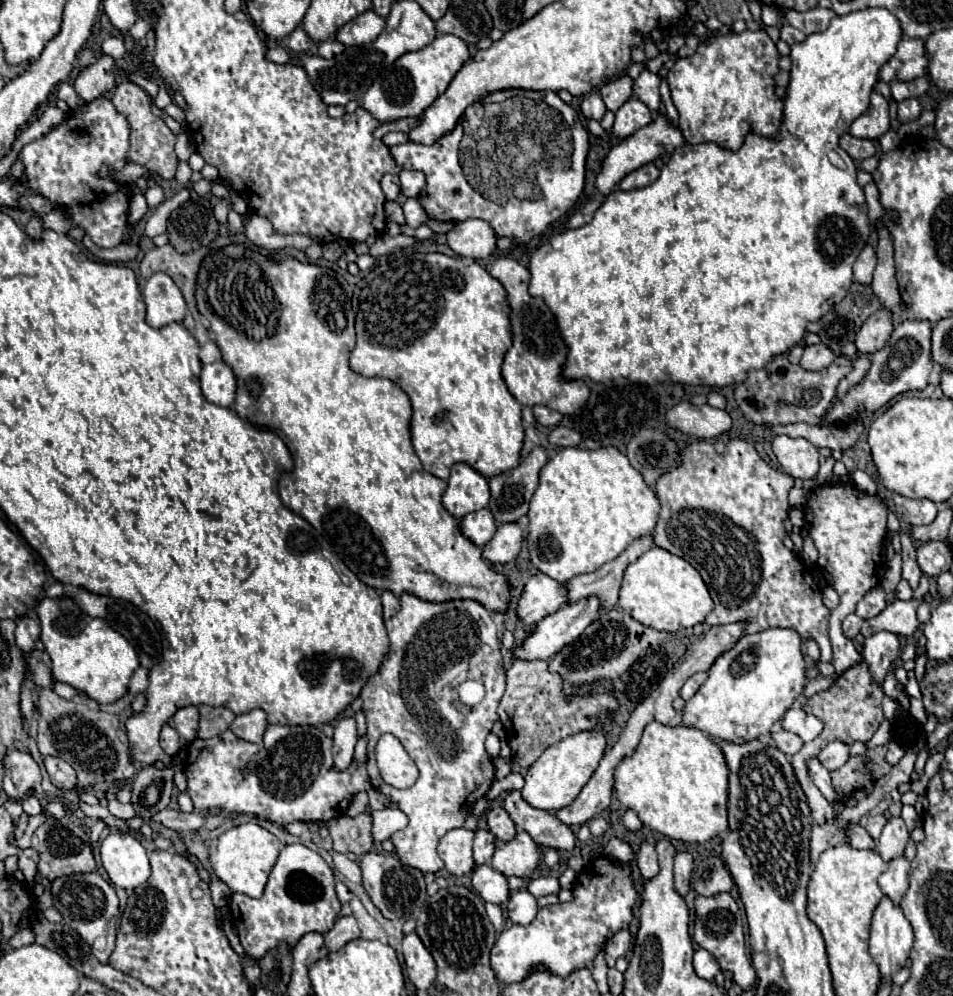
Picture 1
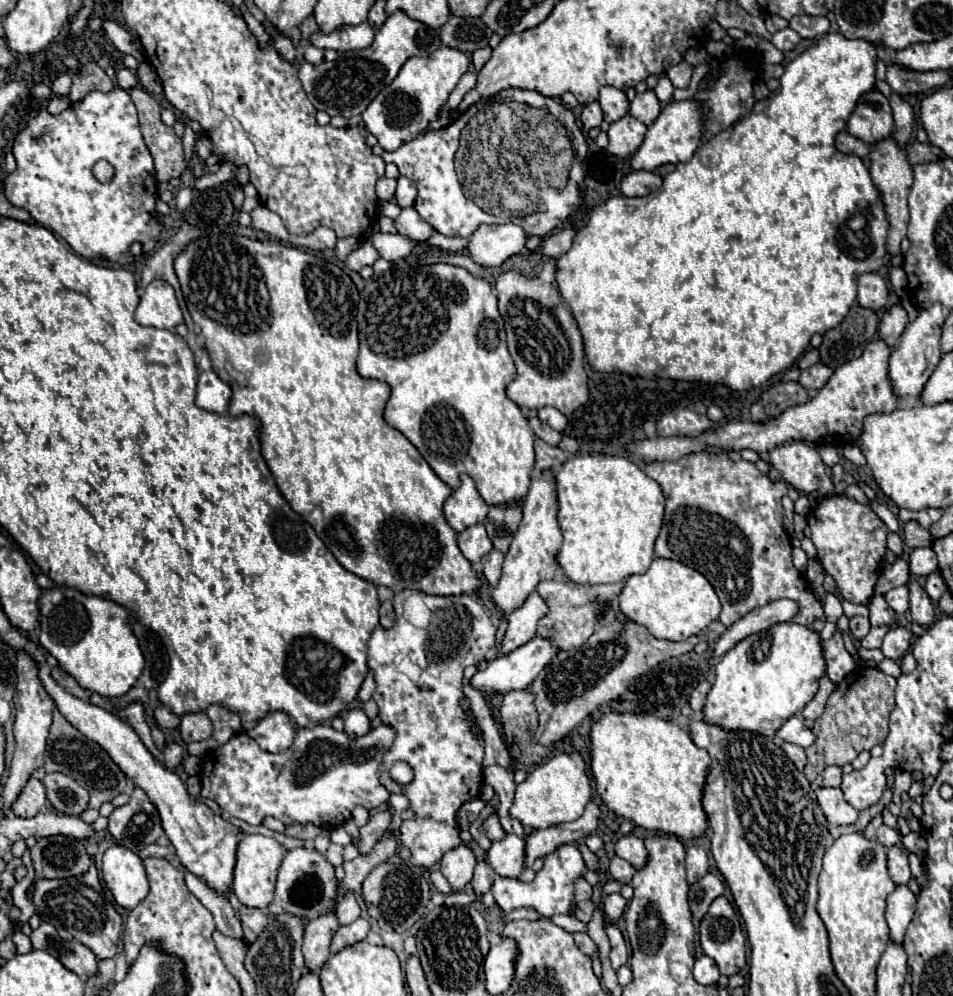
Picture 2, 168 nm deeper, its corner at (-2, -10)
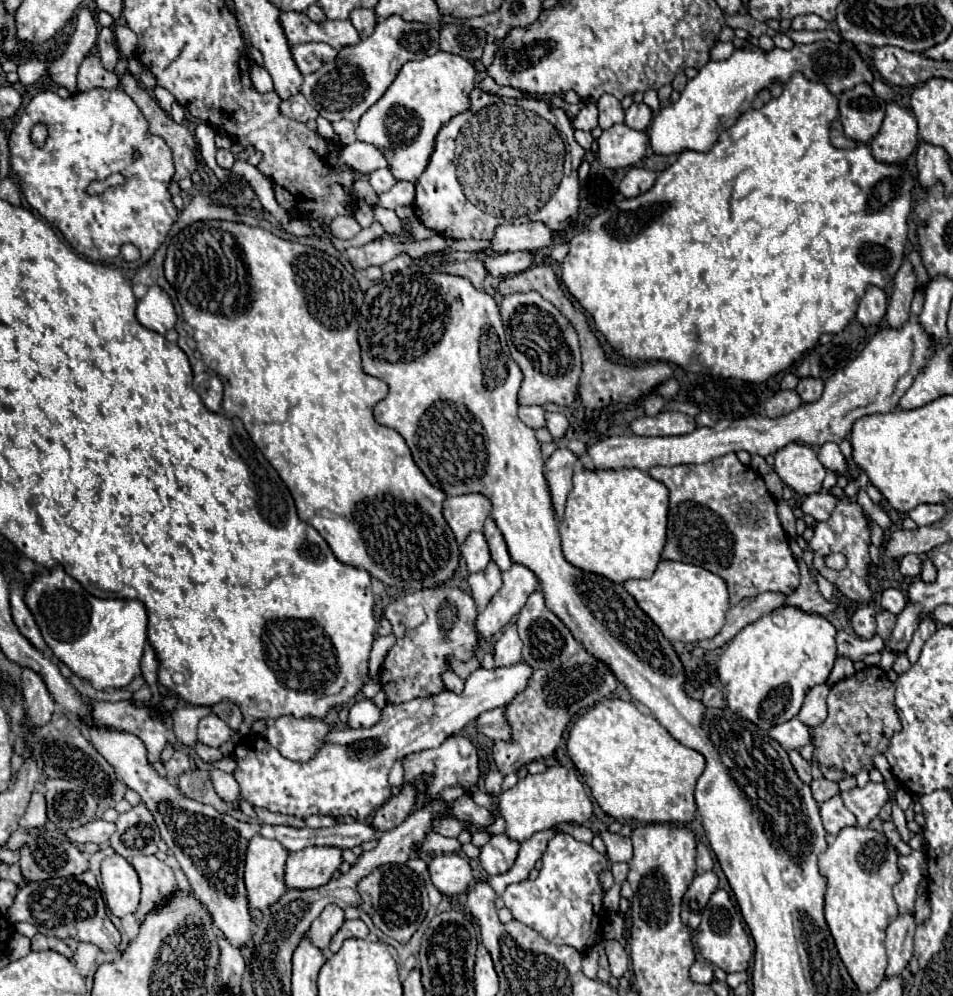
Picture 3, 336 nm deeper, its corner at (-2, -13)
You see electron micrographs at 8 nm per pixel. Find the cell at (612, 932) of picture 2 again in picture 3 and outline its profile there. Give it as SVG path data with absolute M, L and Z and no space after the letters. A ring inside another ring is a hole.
M607 940L605 942L605 954L607 954L607 960L609 960L611 974L615 978L621 978L623 972L627 970L627 966L629 966L629 956L627 956L625 948L617 940Z

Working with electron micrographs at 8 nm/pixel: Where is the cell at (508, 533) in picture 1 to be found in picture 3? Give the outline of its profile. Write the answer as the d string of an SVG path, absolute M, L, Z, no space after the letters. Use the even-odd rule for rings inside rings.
M489 562L489 566L483 572L471 574L467 582L471 588L471 596L477 604L477 610L481 612L489 604L493 594L501 588L501 570L495 566L495 562Z

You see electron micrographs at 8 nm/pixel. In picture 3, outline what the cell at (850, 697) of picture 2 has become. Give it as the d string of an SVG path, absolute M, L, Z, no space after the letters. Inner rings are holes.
M867 666L855 672L851 678L843 678L843 682L831 686L827 696L827 720L815 728L809 728L811 742L815 746L813 758L819 762L819 770L827 780L841 782L857 776L863 768L867 772L875 768L873 756L883 754L891 736L901 730L893 696L895 684L879 666Z

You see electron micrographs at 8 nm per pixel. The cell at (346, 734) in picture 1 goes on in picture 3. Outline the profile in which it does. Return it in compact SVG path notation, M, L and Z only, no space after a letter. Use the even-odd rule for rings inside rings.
M369 698L359 700L349 708L349 722L347 724L351 728L371 728L379 720L381 720L381 710Z

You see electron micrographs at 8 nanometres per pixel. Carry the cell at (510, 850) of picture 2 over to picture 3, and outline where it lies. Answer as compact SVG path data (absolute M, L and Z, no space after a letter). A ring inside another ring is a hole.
M505 834L491 836L489 842L481 848L481 866L487 870L487 874L503 874L513 866L517 850L519 842L509 840Z

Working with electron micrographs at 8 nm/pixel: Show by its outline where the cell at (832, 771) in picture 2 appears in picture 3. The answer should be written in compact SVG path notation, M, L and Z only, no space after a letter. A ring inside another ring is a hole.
M825 778L813 780L813 782L811 782L811 790L813 790L813 798L815 798L819 804L823 804L823 802L827 802L829 798L833 798L833 796L839 794L837 782L831 782L831 780L825 780Z

